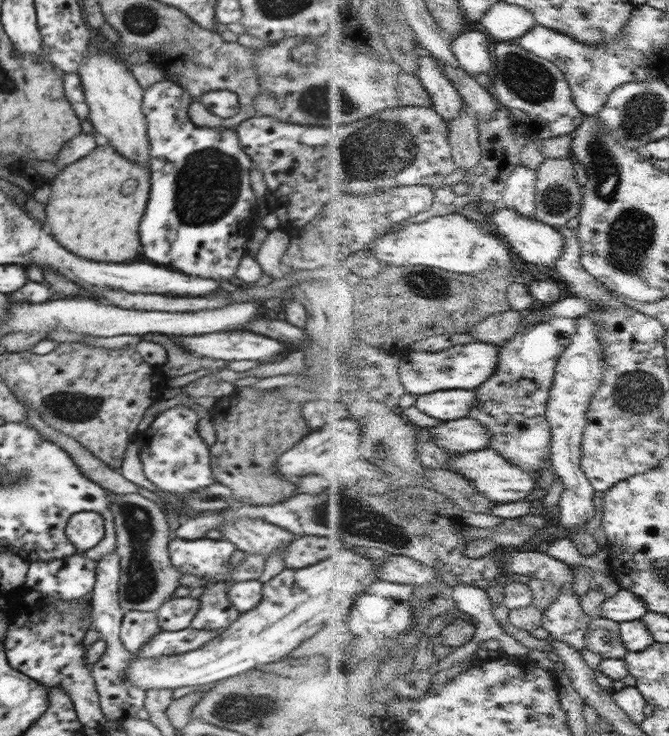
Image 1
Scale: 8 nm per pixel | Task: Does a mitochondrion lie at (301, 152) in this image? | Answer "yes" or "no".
no

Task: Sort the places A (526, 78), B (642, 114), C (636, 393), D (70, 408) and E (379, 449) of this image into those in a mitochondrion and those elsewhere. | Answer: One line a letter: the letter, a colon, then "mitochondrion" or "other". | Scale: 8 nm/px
A: mitochondrion
B: mitochondrion
C: mitochondrion
D: mitochondrion
E: mitochondrion

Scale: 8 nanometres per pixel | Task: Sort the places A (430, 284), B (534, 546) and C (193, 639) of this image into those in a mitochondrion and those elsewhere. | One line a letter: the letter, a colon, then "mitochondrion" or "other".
A: mitochondrion
B: other
C: other

